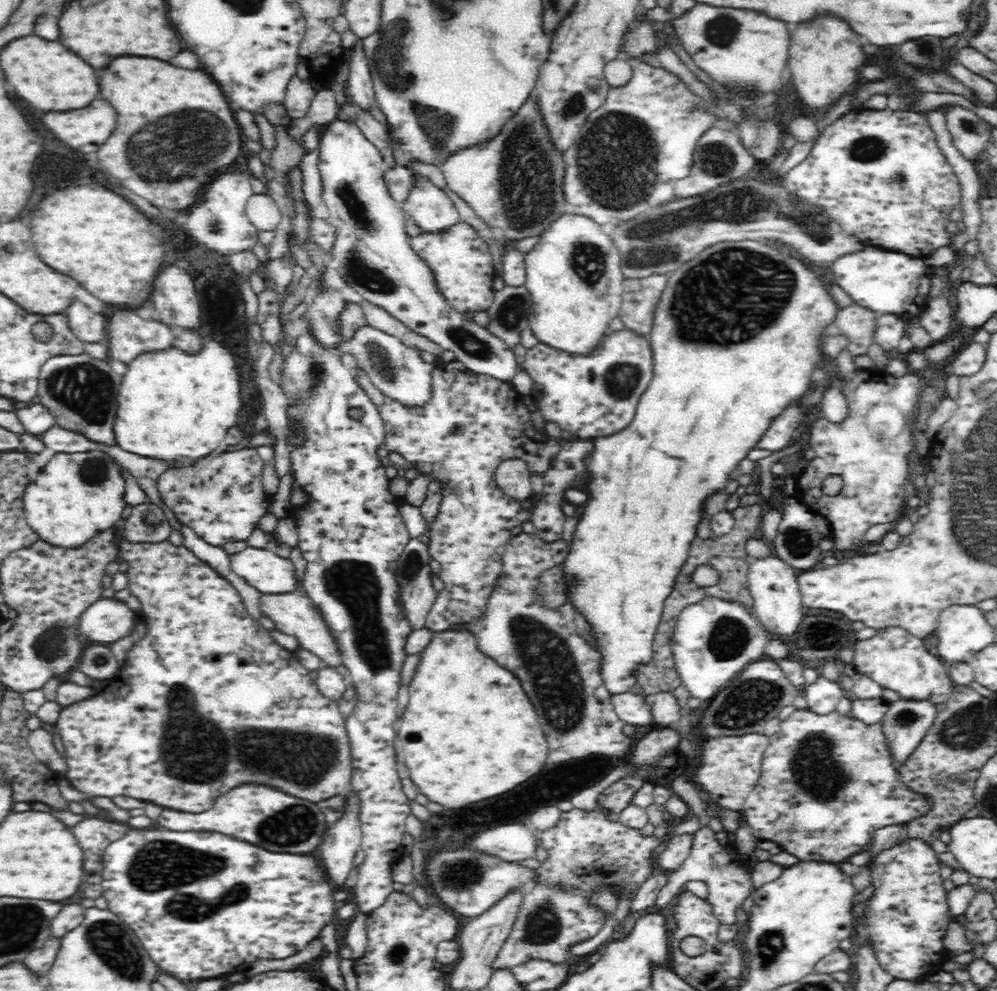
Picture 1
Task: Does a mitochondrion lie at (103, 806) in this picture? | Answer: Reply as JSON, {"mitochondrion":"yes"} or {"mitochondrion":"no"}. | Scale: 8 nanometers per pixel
{"mitochondrion":"no"}

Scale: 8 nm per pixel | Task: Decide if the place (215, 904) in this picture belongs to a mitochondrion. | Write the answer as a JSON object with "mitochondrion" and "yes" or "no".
{"mitochondrion":"yes"}

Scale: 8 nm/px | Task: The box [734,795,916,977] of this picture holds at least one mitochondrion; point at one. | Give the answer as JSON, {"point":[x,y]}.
{"point":[771,943]}

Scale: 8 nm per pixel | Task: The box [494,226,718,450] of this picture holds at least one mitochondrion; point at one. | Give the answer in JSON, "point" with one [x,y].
{"point":[589,260]}

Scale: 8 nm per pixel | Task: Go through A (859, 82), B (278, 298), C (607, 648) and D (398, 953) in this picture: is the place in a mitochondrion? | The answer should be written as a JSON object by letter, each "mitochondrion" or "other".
{"A":"other","B":"other","C":"other","D":"mitochondrion"}

